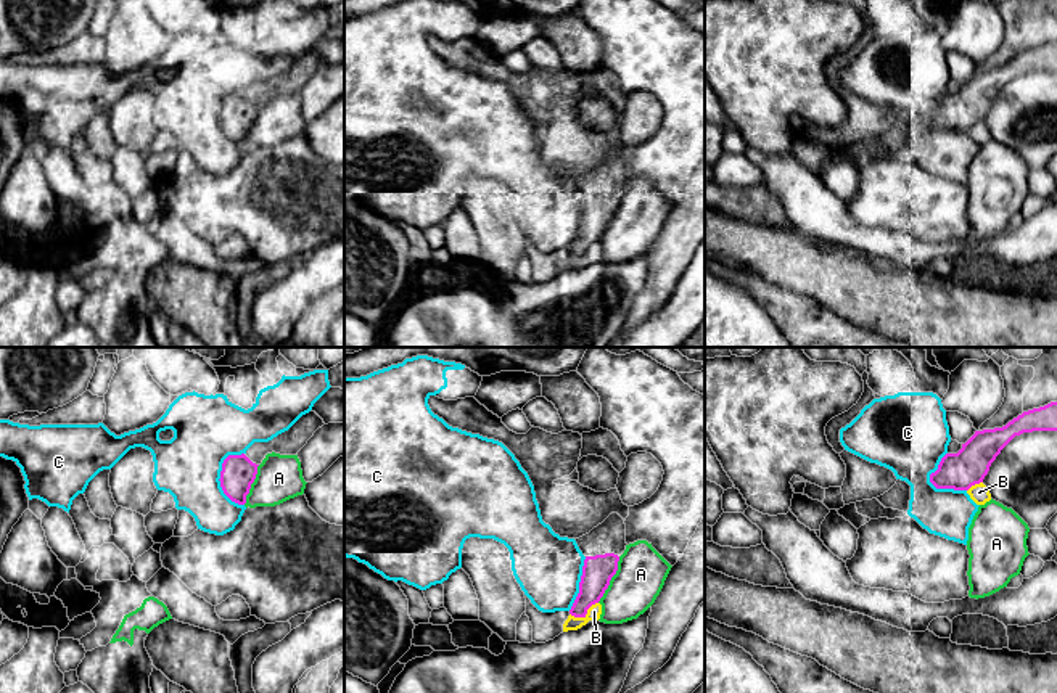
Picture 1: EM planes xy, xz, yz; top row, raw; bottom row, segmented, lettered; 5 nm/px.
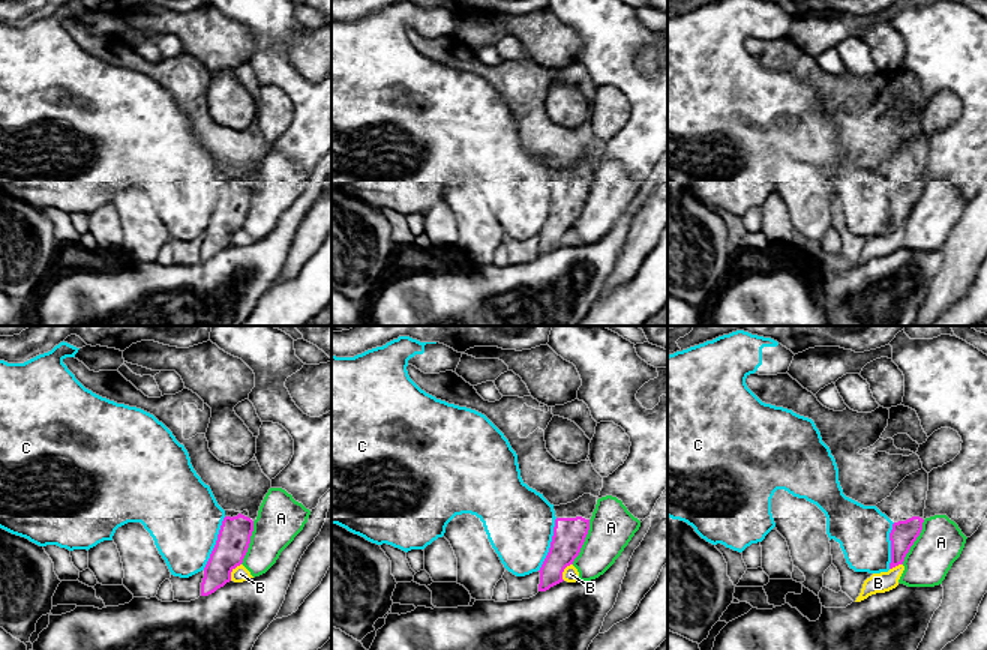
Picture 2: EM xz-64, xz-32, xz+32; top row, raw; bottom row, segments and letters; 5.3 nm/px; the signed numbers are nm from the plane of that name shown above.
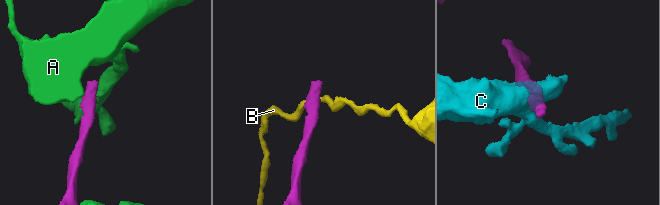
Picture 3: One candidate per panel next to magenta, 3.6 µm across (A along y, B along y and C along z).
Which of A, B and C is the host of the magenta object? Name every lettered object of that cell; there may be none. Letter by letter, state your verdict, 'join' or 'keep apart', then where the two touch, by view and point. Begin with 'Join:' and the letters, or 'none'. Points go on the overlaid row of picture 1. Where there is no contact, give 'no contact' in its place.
Join: none
A: keep apart; meets magenta in xz at (610, 579)
B: keep apart; meets magenta in xz at (584, 615)
C: keep apart; meets magenta in xy at (221, 483)

